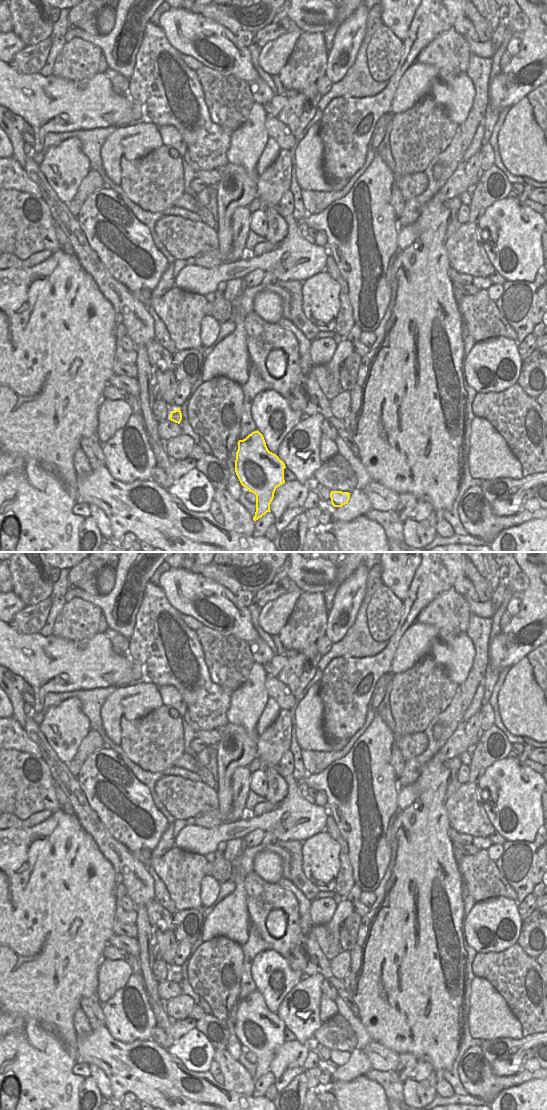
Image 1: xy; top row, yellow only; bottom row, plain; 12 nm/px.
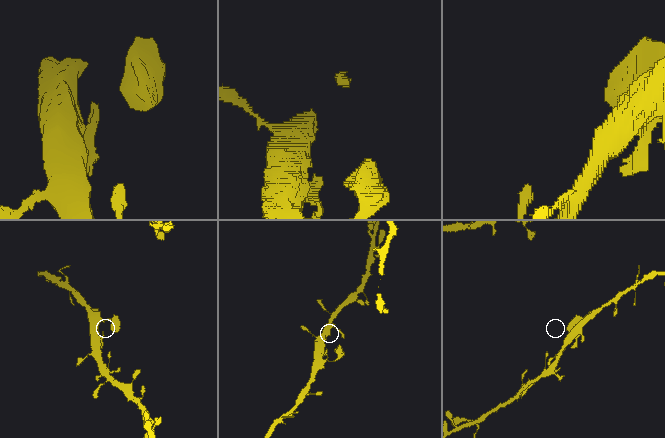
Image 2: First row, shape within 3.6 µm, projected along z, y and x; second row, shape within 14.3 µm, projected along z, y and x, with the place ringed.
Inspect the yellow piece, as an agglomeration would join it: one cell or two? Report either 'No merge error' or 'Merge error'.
No merge error.

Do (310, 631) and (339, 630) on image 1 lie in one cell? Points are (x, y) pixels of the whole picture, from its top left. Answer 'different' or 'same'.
different

